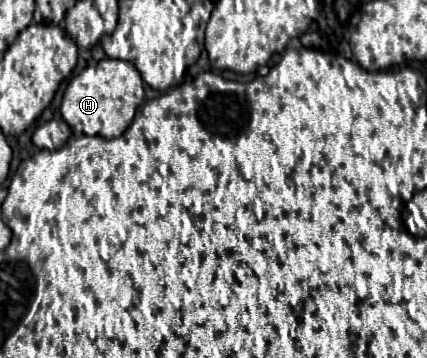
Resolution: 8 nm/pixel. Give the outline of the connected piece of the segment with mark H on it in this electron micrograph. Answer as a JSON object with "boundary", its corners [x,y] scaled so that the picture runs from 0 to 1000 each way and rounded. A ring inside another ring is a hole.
{"boundary":[[[246,159],[222,187],[194,193],[162,226],[143,282],[143,321],[171,366],[265,388],[288,377],[288,366],[307,349],[335,271],[335,221],[321,204],[316,182],[302,170]]]}

